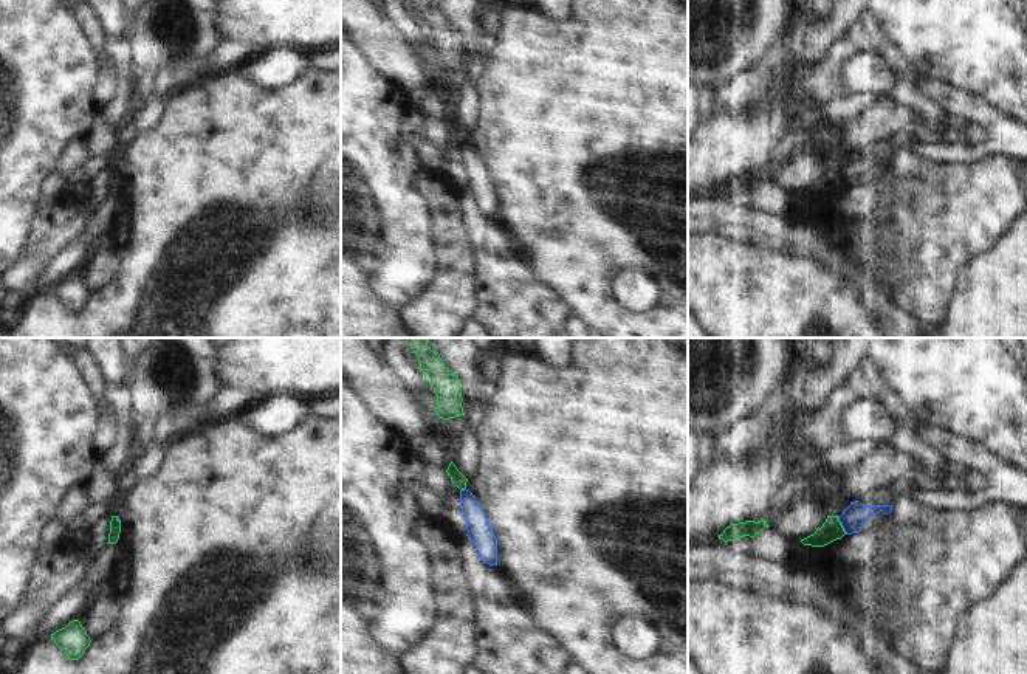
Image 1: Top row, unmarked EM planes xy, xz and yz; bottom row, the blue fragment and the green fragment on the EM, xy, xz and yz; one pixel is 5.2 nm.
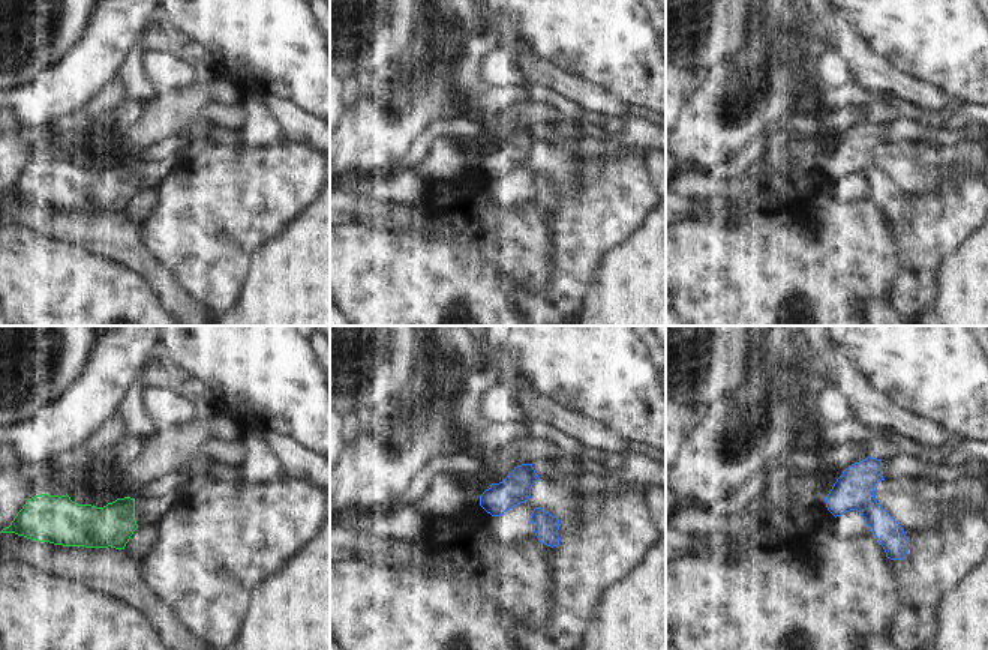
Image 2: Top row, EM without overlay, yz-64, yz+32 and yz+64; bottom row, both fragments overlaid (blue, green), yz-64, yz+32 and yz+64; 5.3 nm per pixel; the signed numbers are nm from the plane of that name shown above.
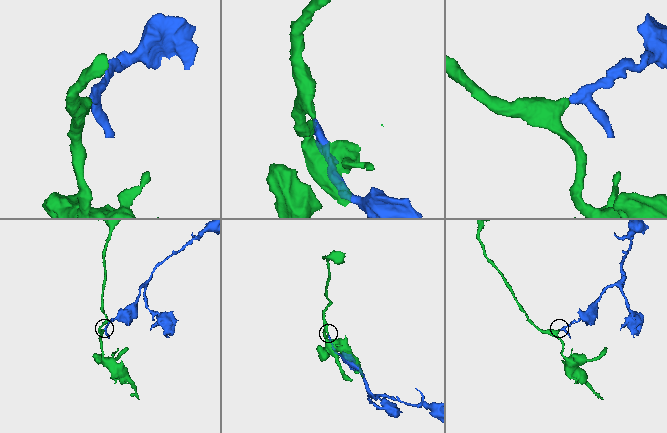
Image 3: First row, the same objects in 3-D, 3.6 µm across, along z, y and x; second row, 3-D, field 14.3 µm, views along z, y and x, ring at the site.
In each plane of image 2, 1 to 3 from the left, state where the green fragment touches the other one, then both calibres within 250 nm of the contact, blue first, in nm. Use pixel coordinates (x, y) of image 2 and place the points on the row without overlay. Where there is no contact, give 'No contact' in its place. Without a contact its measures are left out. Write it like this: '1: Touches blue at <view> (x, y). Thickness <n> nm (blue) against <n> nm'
1: No contact
2: No contact
3: No contact.

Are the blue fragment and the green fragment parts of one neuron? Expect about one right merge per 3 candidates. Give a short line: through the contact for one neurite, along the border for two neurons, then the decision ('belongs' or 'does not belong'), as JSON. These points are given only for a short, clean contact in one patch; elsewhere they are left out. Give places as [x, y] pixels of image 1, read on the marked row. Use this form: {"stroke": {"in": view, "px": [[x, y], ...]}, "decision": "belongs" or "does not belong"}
{"stroke": {"in": "yz", "px": [[837, 516], [846, 533]]}, "decision": "does not belong"}

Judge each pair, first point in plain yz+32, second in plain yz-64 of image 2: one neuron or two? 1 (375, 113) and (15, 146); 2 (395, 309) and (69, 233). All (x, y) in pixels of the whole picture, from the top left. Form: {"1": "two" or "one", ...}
{"1": "one", "2": "two"}

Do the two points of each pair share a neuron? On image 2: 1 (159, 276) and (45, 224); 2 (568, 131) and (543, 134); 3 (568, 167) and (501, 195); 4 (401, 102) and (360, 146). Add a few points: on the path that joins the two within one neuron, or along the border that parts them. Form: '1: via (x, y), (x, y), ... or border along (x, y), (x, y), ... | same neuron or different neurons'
1: via (131, 251), (113, 234), (74, 227) | same neuron
2: via (562, 131), (549, 134) | same neuron
3: via (552, 165), (532, 165), (517, 180) | same neuron
4: via (395, 114), (372, 135) | same neuron

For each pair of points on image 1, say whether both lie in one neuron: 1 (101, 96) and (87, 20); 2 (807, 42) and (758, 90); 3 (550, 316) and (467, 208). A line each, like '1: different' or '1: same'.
1: same
2: same
3: same

